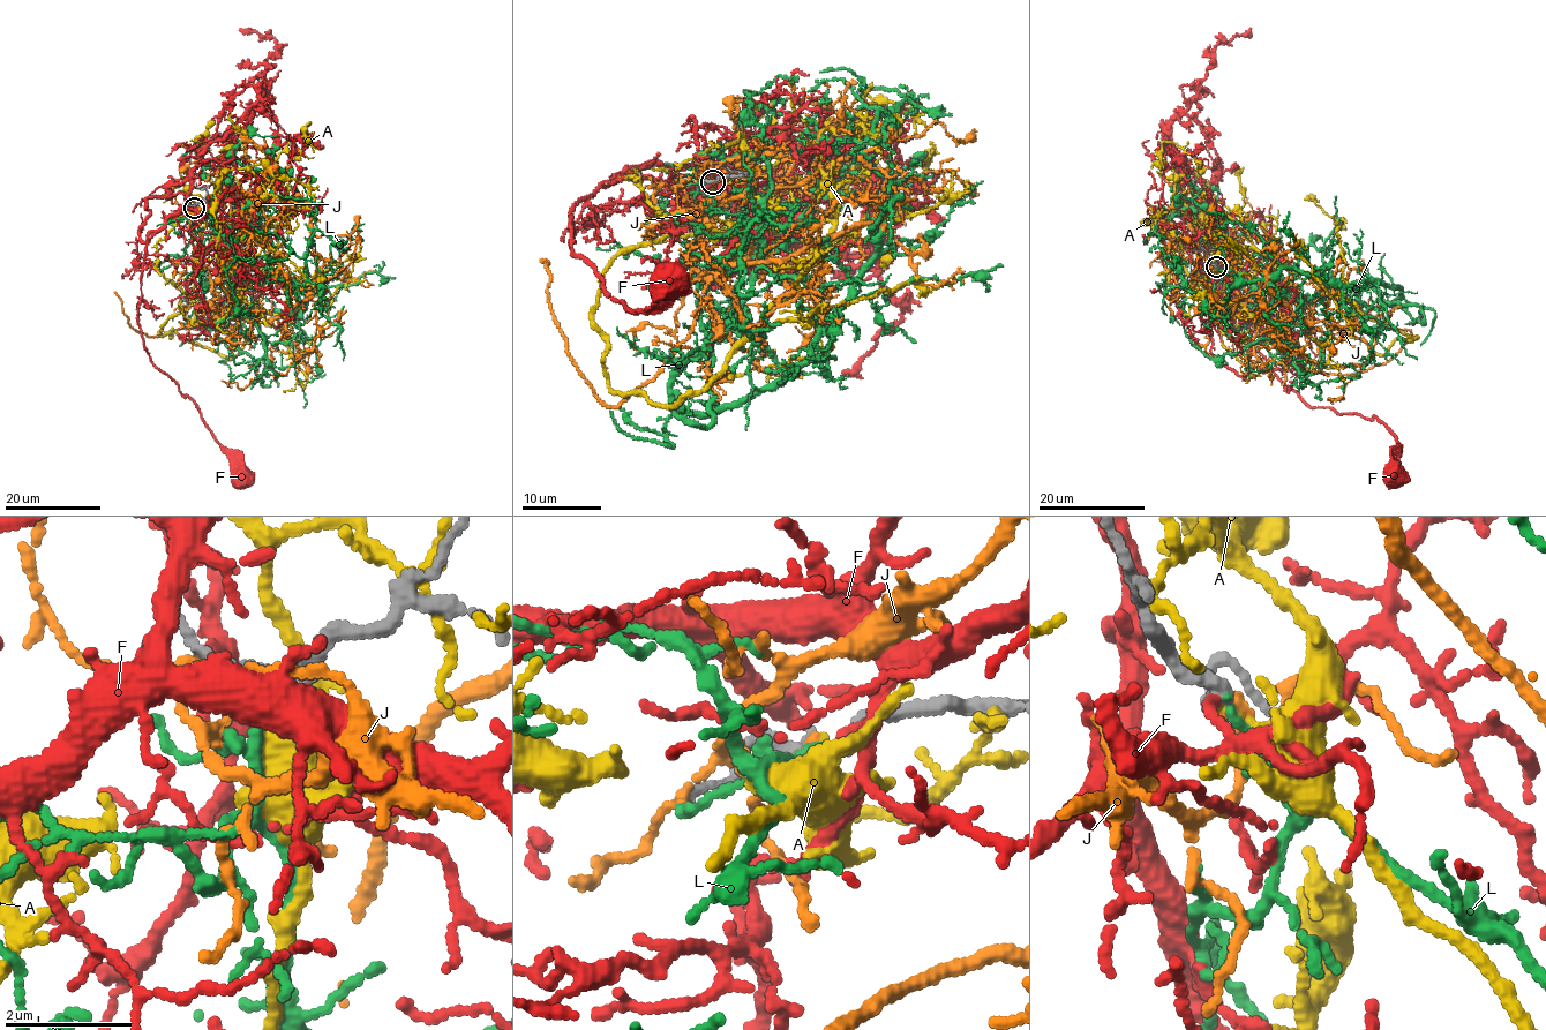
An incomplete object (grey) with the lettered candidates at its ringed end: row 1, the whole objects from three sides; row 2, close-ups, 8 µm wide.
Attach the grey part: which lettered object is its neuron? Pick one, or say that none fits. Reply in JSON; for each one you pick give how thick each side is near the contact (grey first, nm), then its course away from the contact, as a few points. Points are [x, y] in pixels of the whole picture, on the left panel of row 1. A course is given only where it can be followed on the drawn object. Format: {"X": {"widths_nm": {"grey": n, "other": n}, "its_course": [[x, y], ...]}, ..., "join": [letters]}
{"L": {"widths_nm": {"grey": 260, "other": 100}, "its_course": [[195, 208], [203, 285], [223, 291], [207, 308], [289, 313], [319, 287], [306, 286], [316, 208], [279, 194]]}, "join": ["L"]}

